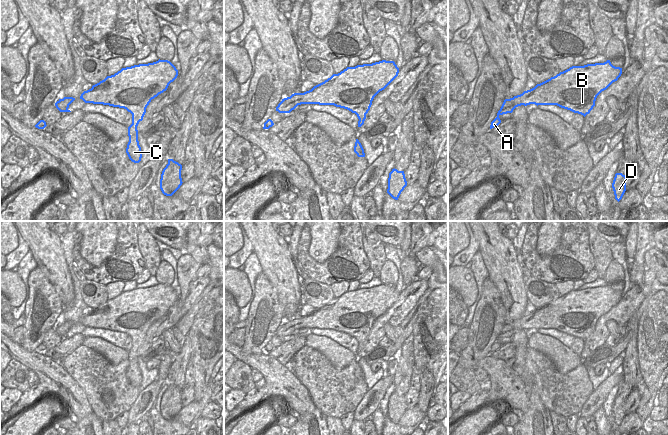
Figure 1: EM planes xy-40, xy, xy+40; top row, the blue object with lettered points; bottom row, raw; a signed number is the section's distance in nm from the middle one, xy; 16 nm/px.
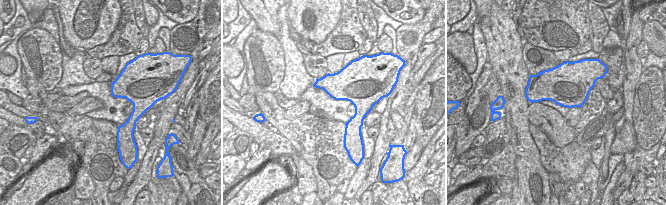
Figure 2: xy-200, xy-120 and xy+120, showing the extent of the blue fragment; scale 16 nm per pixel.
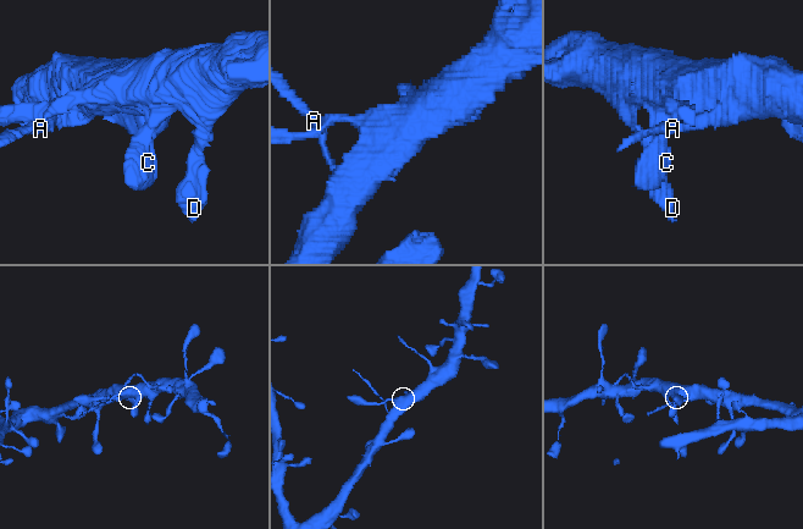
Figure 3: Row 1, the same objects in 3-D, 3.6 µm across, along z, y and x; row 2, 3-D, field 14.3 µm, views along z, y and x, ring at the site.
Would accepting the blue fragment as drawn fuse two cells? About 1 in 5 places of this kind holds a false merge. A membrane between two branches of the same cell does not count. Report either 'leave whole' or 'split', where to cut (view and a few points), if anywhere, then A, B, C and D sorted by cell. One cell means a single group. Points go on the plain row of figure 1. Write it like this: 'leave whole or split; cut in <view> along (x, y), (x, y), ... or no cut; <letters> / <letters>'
leave whole; no cut; A B C D

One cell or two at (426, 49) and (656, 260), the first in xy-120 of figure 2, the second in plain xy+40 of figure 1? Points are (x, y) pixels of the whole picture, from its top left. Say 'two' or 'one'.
two

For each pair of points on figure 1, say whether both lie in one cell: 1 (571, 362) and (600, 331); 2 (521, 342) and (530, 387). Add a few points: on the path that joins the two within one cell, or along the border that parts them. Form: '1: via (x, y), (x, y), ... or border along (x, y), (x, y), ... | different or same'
1: border along (579, 355), (582, 359) | different
2: via (520, 353), (520, 369), (525, 376) | same

